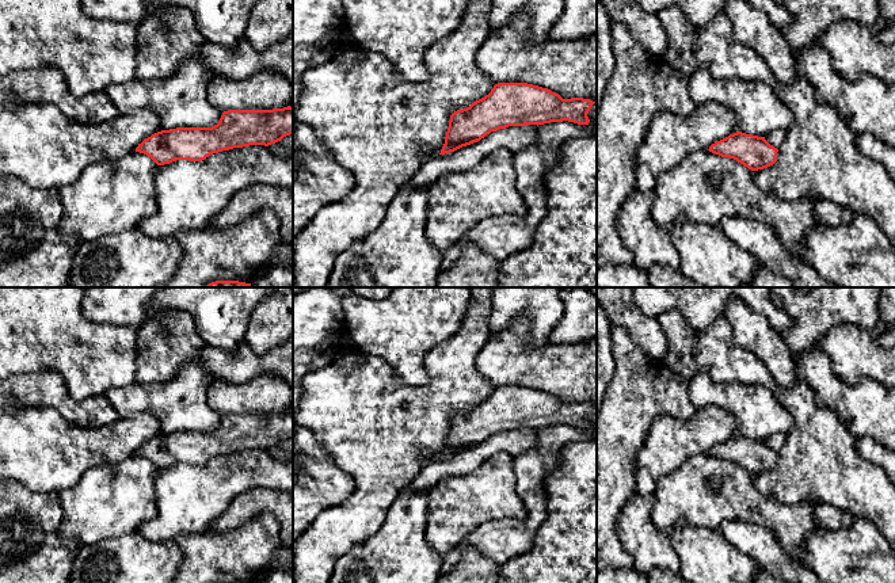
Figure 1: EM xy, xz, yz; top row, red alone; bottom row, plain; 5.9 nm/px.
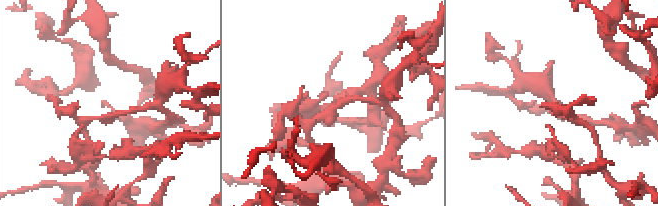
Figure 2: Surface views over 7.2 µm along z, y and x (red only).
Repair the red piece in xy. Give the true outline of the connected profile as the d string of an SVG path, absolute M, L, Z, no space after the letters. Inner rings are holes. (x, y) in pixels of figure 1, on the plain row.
M293 411L273 414L228 414L212 431L176 431L161 434L145 442L136 456L151 461L157 469L176 464L201 465L213 457L250 449L268 450L293 438Z

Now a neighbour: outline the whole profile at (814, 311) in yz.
M769 287L773 302L791 319L792 325L784 331L781 340L792 354L808 351L827 334L841 324L854 324L871 329L879 321L877 298L881 287Z

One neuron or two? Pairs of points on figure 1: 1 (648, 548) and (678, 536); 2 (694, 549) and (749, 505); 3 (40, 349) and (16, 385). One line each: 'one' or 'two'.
1: two
2: two
3: two

